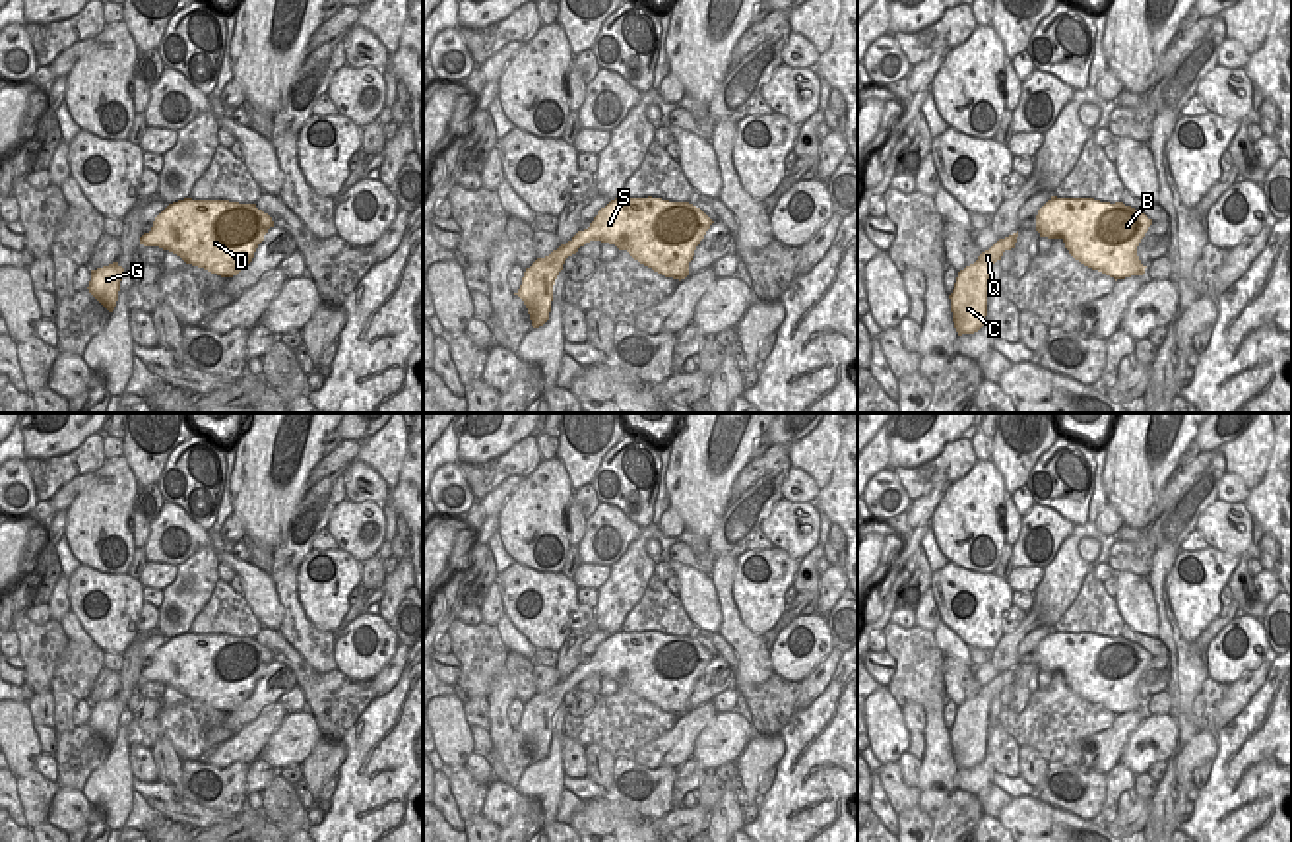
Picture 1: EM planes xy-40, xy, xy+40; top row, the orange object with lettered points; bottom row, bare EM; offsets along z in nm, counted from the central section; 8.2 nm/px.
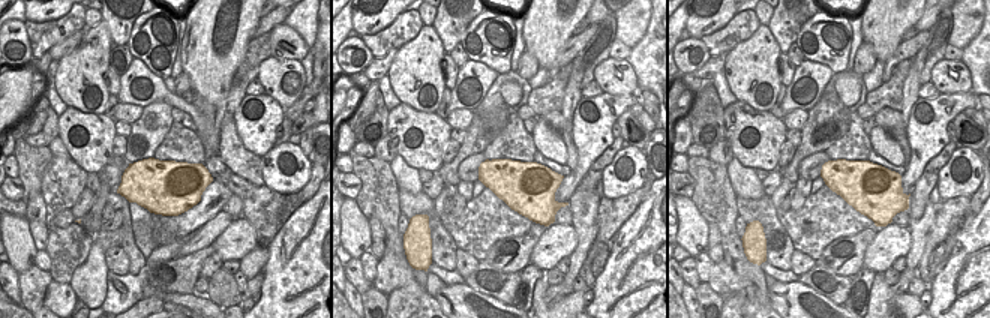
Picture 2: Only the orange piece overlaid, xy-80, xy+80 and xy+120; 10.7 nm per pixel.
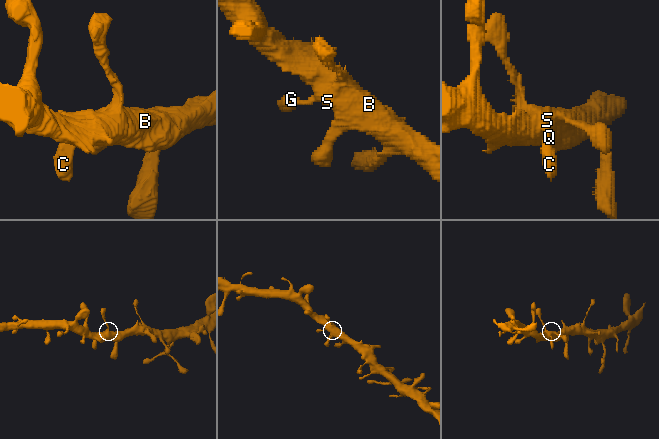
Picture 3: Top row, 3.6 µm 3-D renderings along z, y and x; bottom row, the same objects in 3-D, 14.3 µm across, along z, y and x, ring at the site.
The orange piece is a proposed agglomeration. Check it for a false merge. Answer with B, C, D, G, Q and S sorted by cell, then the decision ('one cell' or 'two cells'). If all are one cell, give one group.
B C D G Q S | one cell

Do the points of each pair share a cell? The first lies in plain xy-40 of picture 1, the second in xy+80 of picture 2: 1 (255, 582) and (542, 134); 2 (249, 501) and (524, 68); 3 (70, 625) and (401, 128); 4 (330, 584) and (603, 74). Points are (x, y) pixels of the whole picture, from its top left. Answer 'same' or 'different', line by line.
1: same
2: different
3: different
4: different

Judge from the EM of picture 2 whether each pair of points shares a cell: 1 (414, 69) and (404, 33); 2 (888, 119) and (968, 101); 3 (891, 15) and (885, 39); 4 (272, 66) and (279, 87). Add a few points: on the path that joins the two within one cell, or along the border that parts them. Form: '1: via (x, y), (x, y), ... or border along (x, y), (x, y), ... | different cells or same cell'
1: border along (423, 26), (398, 50) | different cells
2: border along (905, 126), (909, 147), (908, 161) | different cells
3: via (885, 21), (885, 33) | same cell
4: via (272, 71), (279, 83) | same cell

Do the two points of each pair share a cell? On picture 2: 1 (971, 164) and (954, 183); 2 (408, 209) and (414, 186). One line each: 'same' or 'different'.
1: same
2: different

